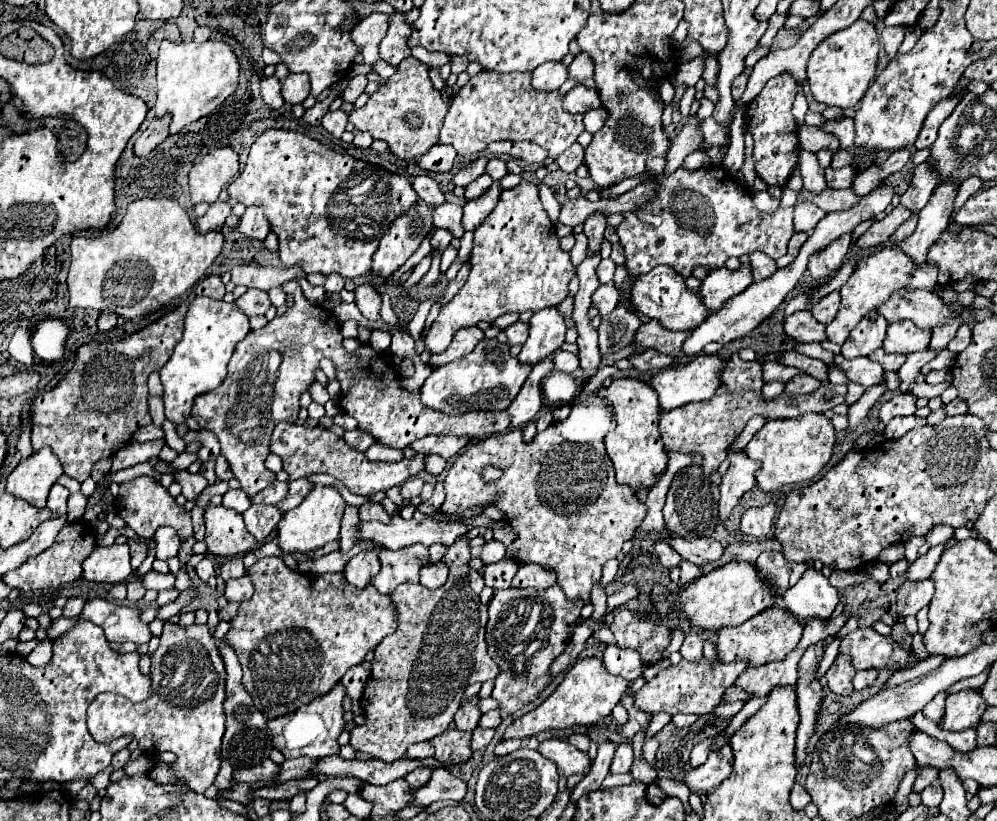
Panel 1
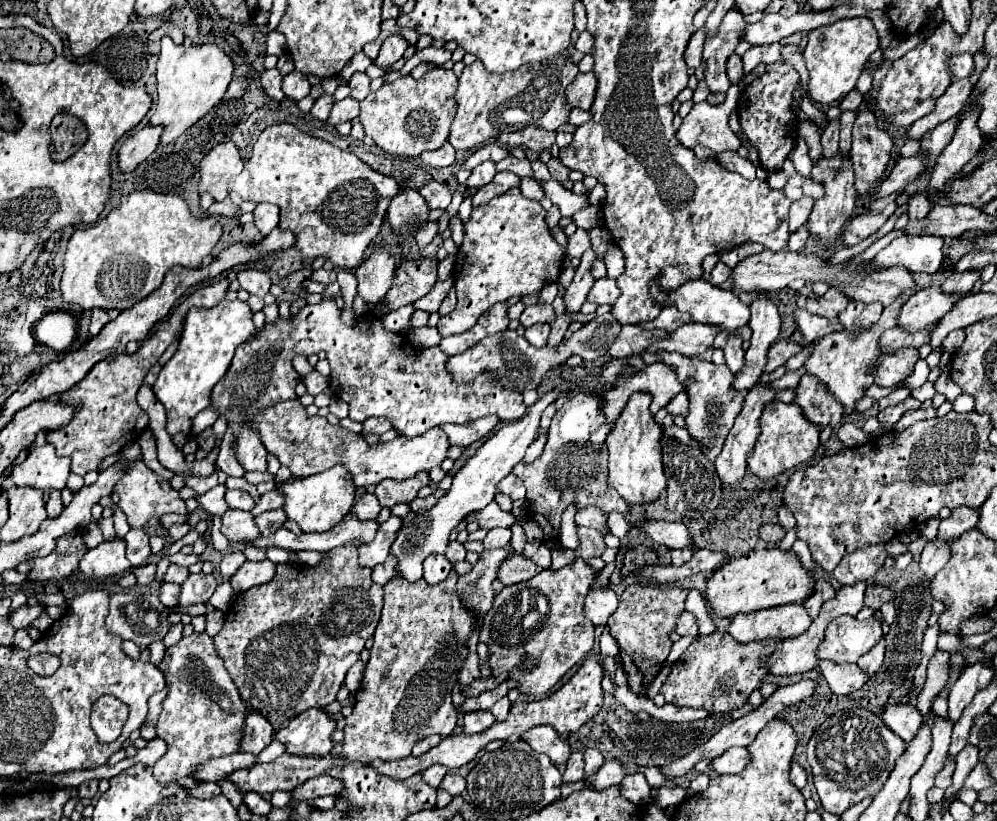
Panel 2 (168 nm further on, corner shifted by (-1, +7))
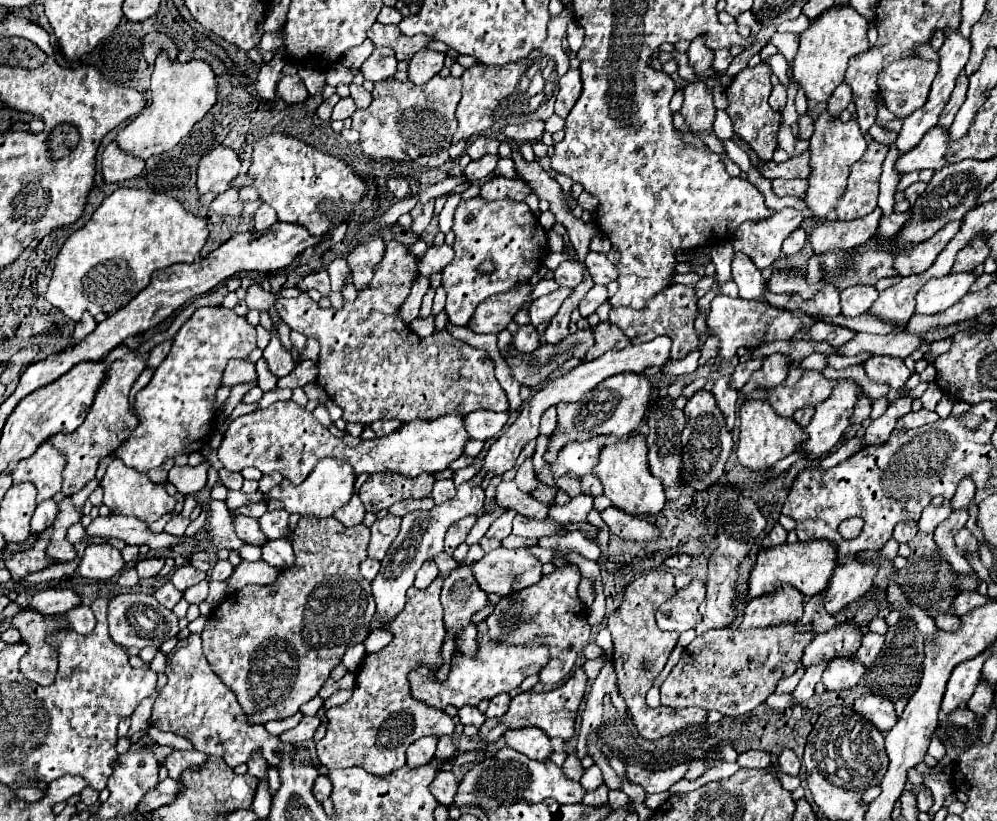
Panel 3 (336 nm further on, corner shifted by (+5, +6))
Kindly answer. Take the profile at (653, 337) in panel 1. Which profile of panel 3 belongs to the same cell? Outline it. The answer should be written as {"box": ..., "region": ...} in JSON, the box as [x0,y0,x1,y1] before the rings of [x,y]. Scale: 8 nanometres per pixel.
{"box":[585,322,627,360],"region":[[[601,322],[595,326],[595,344],[589,348],[585,360],[595,360],[607,350],[619,350],[627,346],[625,334],[611,322]]]}

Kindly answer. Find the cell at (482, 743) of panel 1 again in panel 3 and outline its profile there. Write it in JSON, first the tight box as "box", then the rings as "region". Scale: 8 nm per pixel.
{"box":[459,706,485,726],"region":[[[463,706],[459,708],[459,722],[461,724],[471,724],[471,726],[481,726],[485,722],[485,716],[475,708],[475,706]]]}

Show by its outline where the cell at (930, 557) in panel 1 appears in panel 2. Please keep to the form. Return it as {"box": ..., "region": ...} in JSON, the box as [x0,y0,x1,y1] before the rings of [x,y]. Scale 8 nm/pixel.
{"box":[937,507,977,541],"region":[[[965,507],[953,509],[951,515],[941,521],[941,525],[939,525],[941,539],[937,539],[937,541],[943,541],[943,539],[953,541],[959,535],[963,535],[965,531],[973,529],[975,525],[977,525],[977,509],[965,509]]]}

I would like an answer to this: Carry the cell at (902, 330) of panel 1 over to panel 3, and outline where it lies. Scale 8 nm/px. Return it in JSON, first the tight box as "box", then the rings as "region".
{"box":[915,272,975,314],"region":[[[961,272],[961,274],[949,274],[945,278],[933,278],[933,282],[927,282],[915,296],[915,312],[917,314],[939,314],[947,310],[949,306],[957,304],[975,282],[973,272]]]}

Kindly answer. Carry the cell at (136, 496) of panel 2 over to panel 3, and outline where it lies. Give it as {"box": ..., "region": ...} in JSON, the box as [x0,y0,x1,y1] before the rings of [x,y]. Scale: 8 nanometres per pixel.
{"box":[101,458,175,524],"region":[[[115,458],[115,460],[109,464],[109,468],[107,468],[107,472],[105,472],[103,480],[101,480],[101,488],[103,488],[103,492],[105,492],[103,502],[109,506],[111,514],[137,516],[137,518],[141,518],[141,520],[147,522],[147,524],[159,520],[163,514],[171,512],[173,506],[175,506],[175,498],[165,492],[163,484],[151,482],[147,474],[125,466],[119,458]]]}

